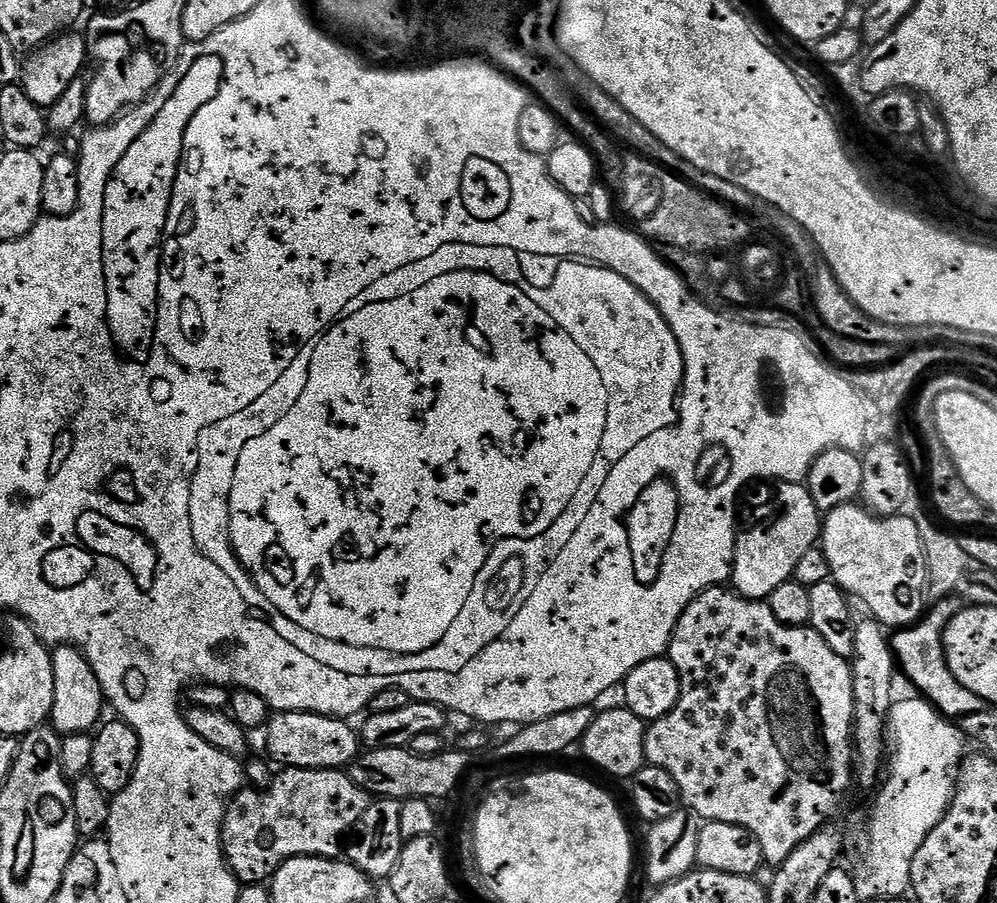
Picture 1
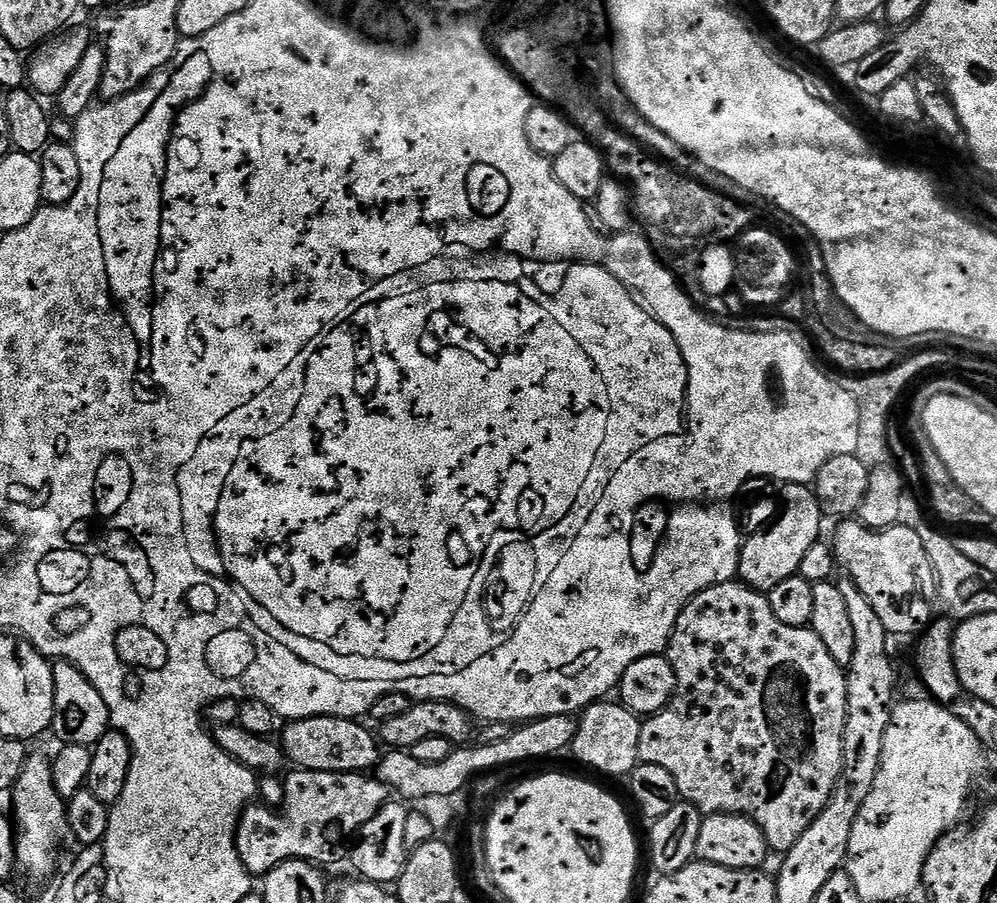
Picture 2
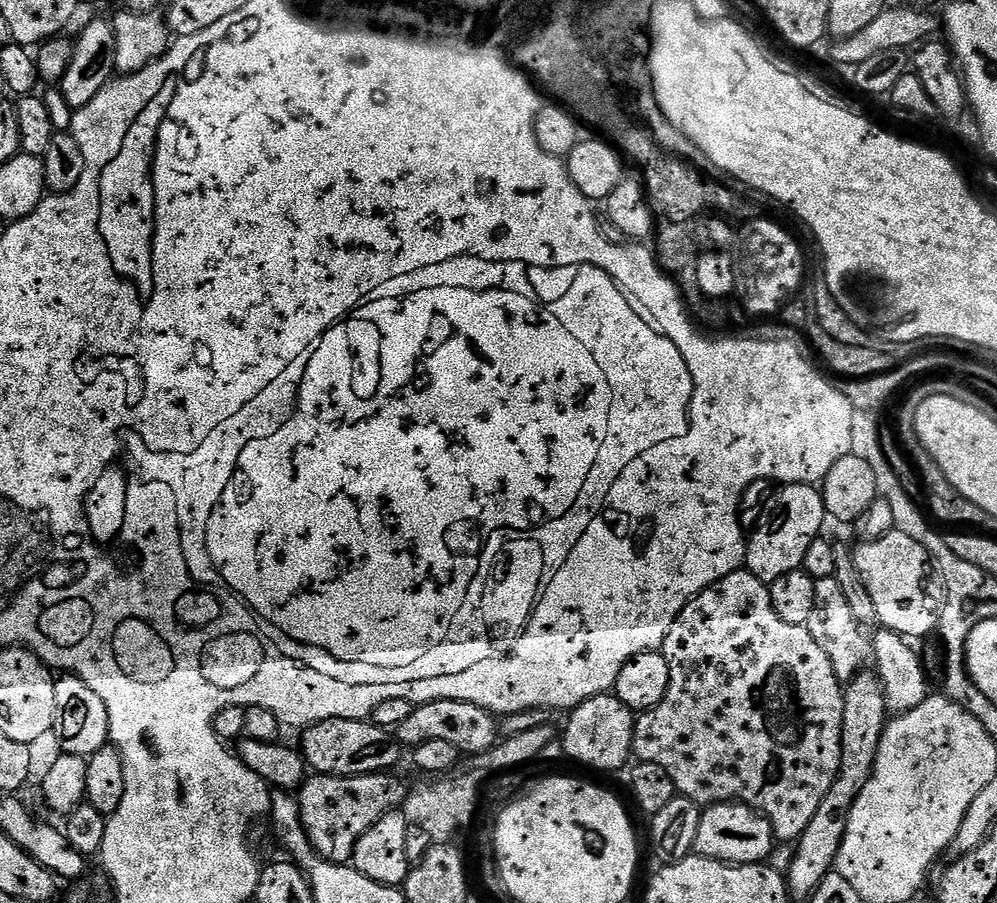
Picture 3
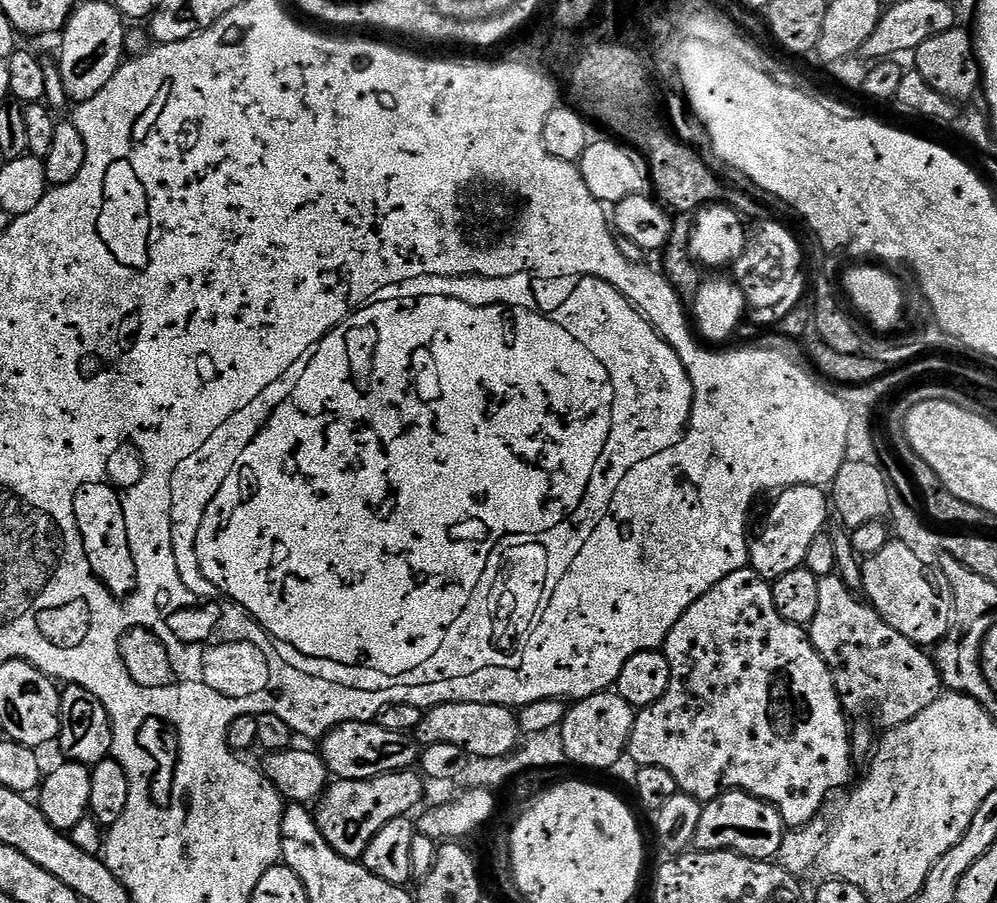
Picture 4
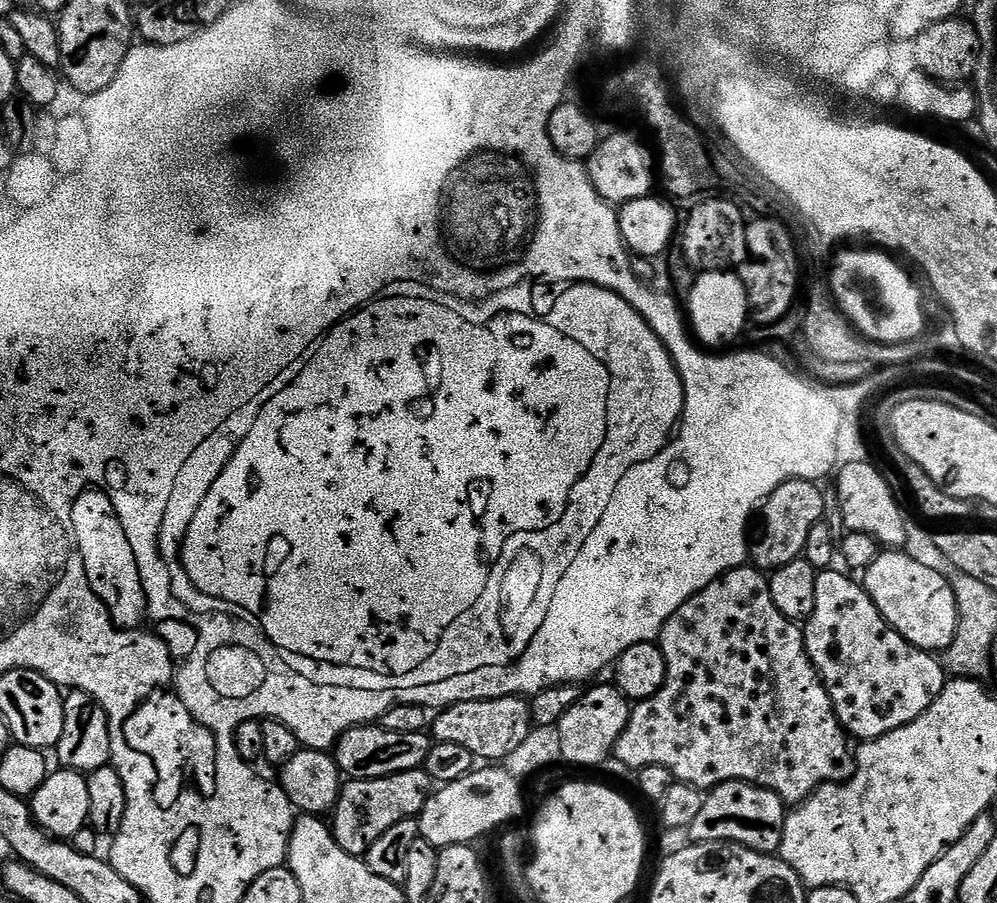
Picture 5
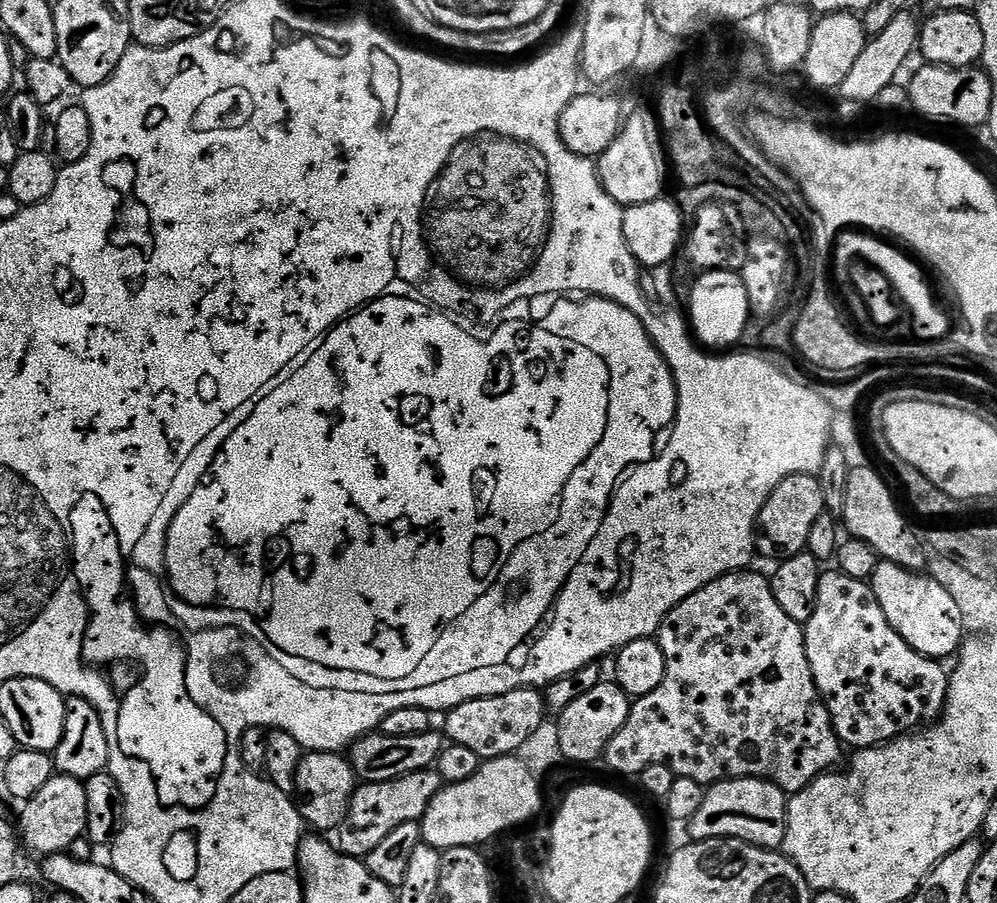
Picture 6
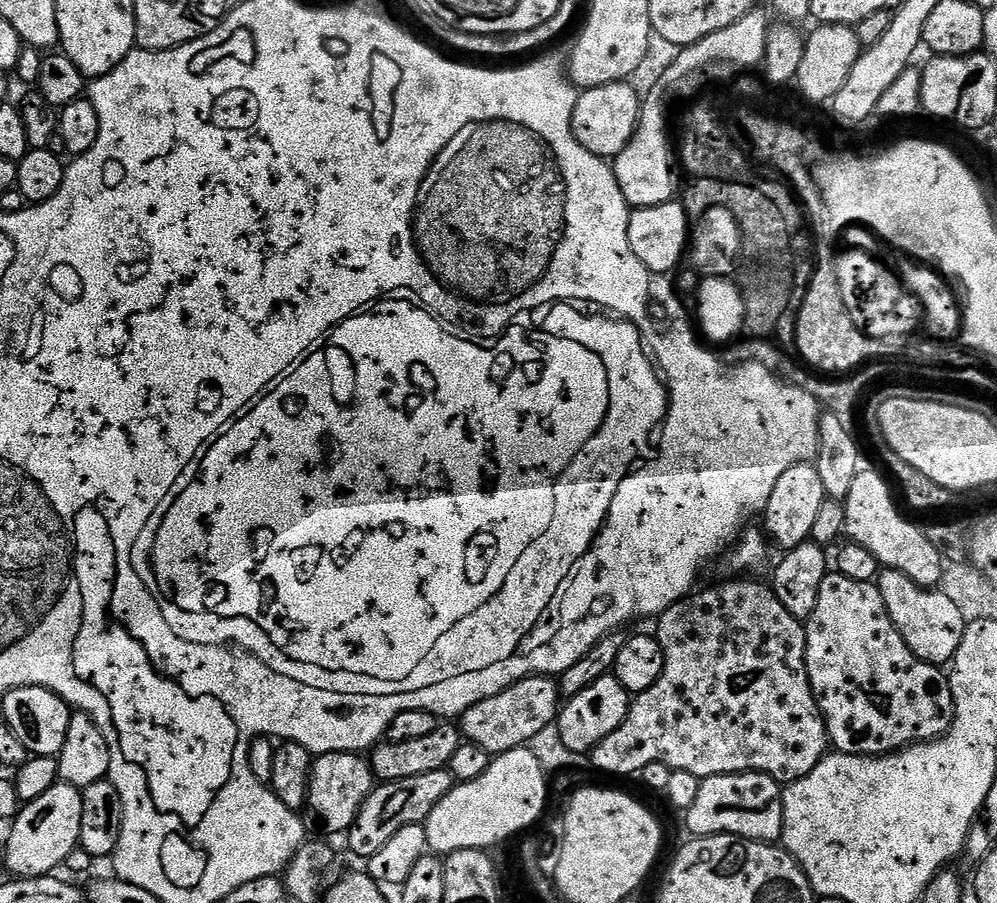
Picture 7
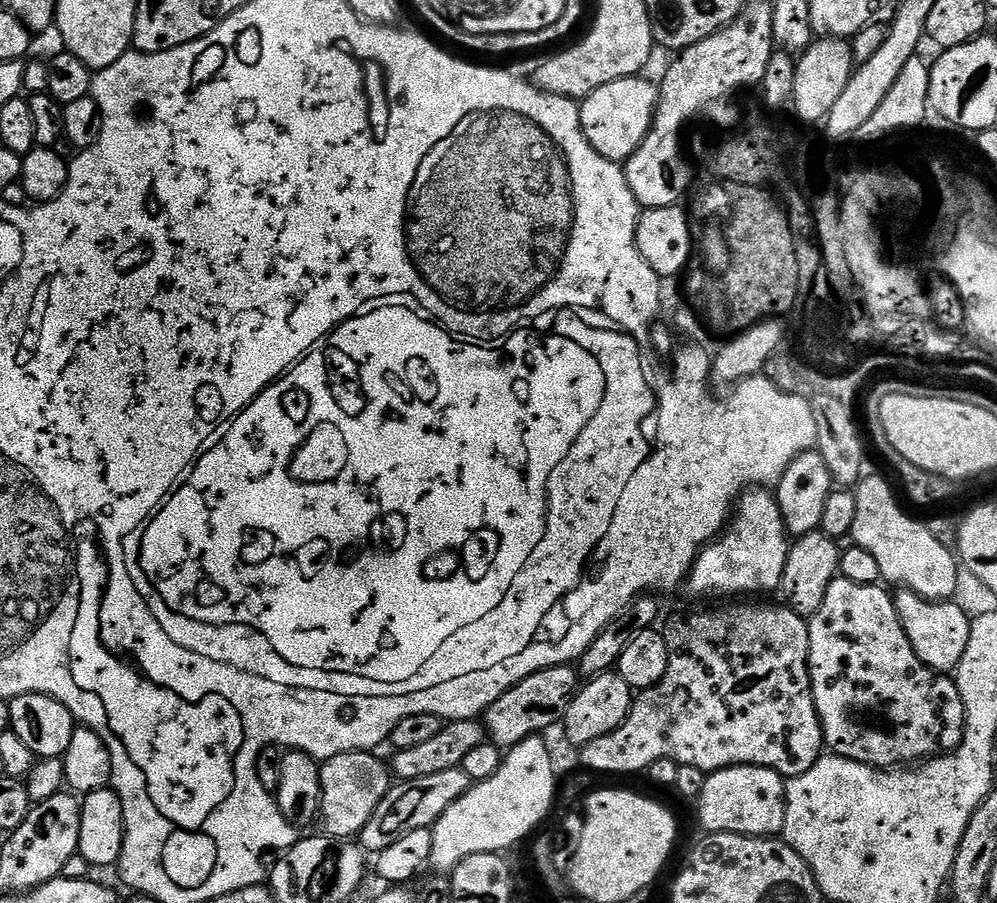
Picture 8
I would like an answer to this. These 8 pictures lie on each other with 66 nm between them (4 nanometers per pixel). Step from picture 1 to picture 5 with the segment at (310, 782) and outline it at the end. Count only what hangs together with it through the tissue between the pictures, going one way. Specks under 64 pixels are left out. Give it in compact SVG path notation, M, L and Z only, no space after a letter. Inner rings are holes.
M423 768L373 780L349 779L341 787L336 807L330 813L333 837L347 854L362 858L370 850L370 846L374 846L374 842L378 842L378 838L382 838L382 834L390 830L390 826L403 820L417 819L433 791L434 782Z

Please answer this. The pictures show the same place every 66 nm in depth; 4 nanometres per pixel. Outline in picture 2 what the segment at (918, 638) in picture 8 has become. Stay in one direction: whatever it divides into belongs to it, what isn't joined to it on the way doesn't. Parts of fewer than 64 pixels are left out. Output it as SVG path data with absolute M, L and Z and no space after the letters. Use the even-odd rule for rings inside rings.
M856 518L845 519L841 524L844 525L834 539L837 565L866 594L878 618L882 618L882 626L893 637L915 637L923 632L934 619L924 580L931 581L934 573L916 529L900 523L889 528L867 528Z

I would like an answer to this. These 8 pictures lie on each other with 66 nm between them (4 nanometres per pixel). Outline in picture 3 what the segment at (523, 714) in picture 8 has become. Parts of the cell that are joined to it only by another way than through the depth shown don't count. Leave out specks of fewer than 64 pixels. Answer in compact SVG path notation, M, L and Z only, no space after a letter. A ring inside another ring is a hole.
M431 700L417 706L394 735L408 750L422 746L422 742L451 742L465 757L475 758L489 752L498 742L498 720L488 709L470 702Z

